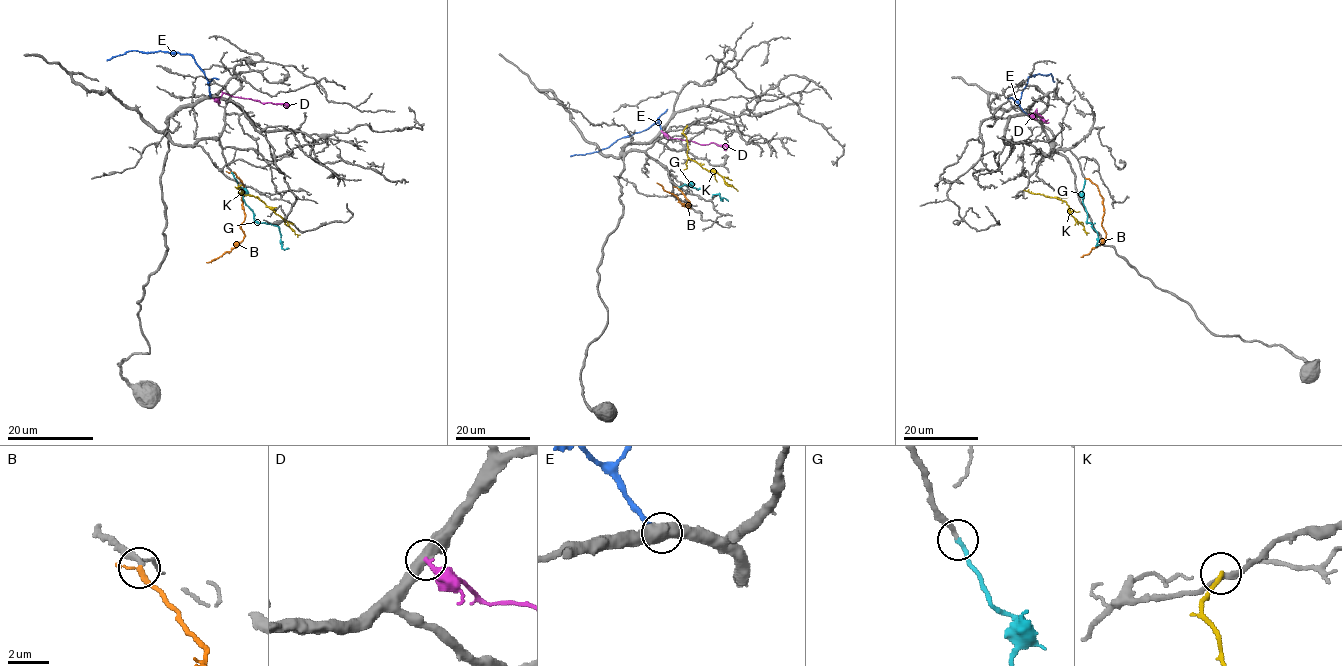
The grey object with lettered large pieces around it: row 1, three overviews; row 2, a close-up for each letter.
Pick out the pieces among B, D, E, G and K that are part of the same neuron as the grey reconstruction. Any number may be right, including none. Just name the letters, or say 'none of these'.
B, G

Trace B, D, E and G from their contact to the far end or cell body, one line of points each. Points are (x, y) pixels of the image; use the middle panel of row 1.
B: (677, 187), (689, 201), (689, 206), (687, 204), (689, 208), (657, 183)
D: (661, 130), (672, 138), (724, 144), (727, 147), (724, 150)
E: (661, 129), (659, 120), (648, 129), (623, 136), (607, 147), (570, 156)
G: (678, 186), (685, 184), (705, 189), (728, 201)

